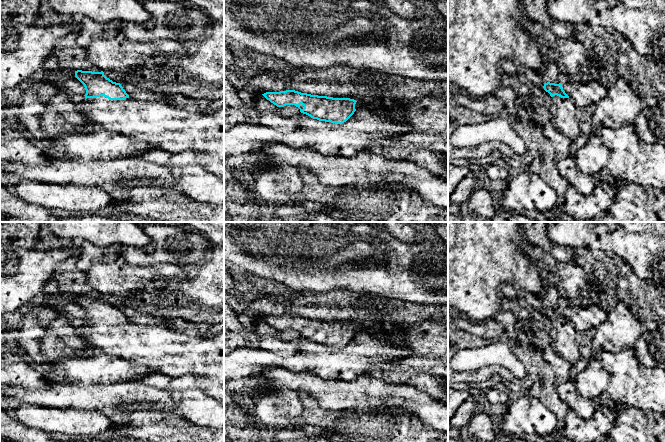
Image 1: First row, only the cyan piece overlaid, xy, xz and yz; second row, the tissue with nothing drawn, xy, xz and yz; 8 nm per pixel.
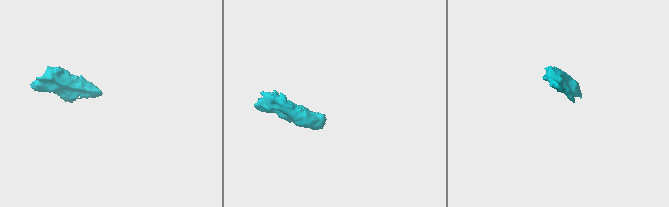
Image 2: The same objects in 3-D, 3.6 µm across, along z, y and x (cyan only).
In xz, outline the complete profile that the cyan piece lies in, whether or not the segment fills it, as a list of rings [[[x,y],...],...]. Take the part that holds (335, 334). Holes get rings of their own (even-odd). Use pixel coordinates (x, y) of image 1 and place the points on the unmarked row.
[[[295,314],[266,316],[262,319],[277,331],[295,329],[301,337],[313,343],[335,348],[346,346],[361,332],[359,324],[311,319]]]

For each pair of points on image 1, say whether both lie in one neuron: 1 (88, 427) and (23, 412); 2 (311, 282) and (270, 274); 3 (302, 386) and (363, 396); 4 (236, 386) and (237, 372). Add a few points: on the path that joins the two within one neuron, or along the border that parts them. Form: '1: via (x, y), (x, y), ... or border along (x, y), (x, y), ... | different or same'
1: via (72, 422), (39, 417) | same
2: via (301, 280), (286, 274), (280, 274) | same
3: via (317, 387), (332, 395), (348, 395) | same
4: border along (252, 374), (234, 380) | different

